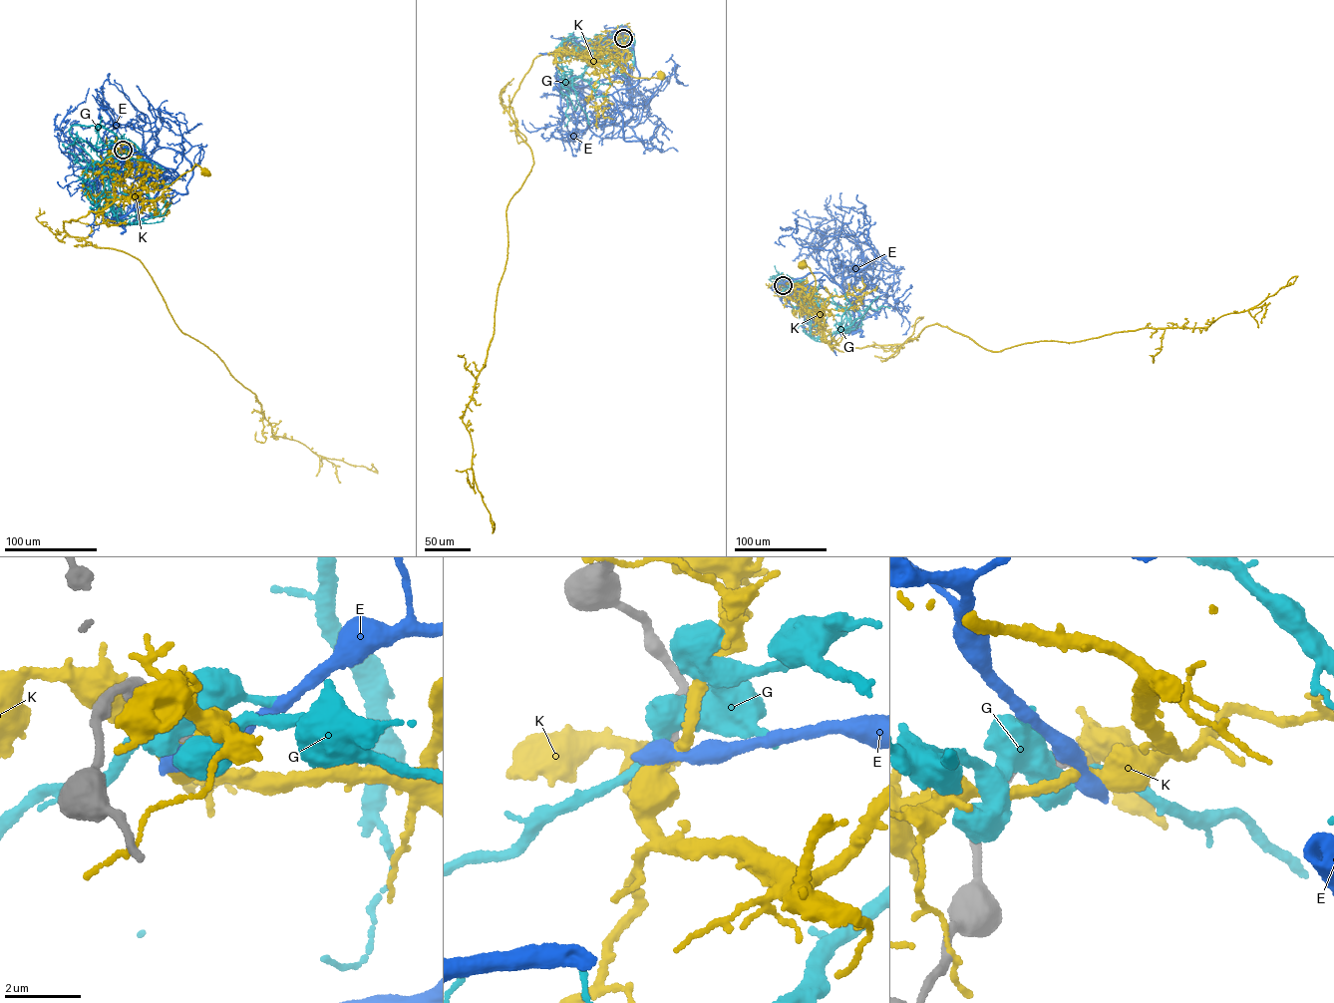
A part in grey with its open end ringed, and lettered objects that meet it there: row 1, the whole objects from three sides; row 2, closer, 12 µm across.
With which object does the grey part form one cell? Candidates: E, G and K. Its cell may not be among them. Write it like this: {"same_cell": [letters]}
{"same_cell": ["E"]}

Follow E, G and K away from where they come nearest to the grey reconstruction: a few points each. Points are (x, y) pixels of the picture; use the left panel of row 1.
E: (123, 150), (132, 146), (178, 174), (117, 217), (101, 176), (107, 134), (116, 128), (102, 104), (109, 73)
G: (122, 149), (102, 162), (92, 161), (94, 170), (104, 166), (112, 211), (126, 223), (158, 222), (164, 217)
K: (123, 150), (134, 152), (139, 157), (149, 190), (164, 188), (195, 164), (207, 173)

